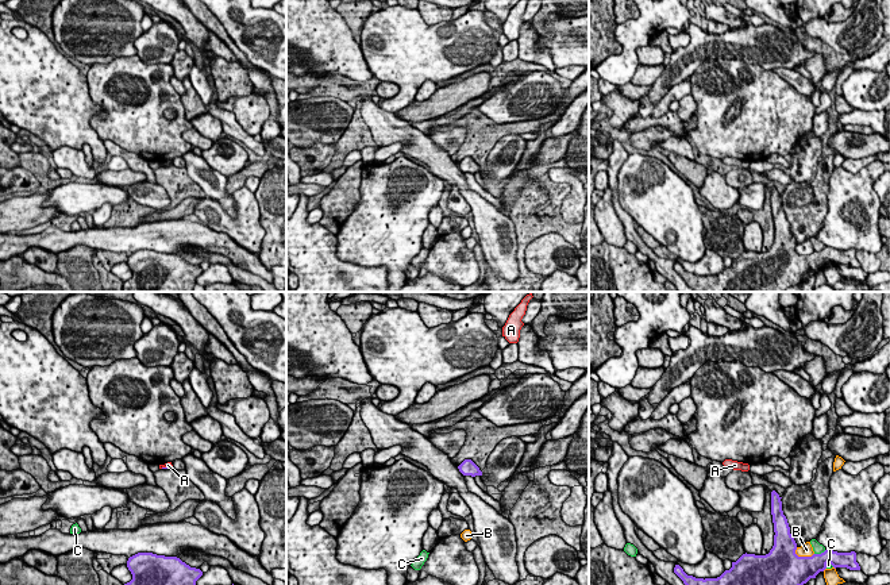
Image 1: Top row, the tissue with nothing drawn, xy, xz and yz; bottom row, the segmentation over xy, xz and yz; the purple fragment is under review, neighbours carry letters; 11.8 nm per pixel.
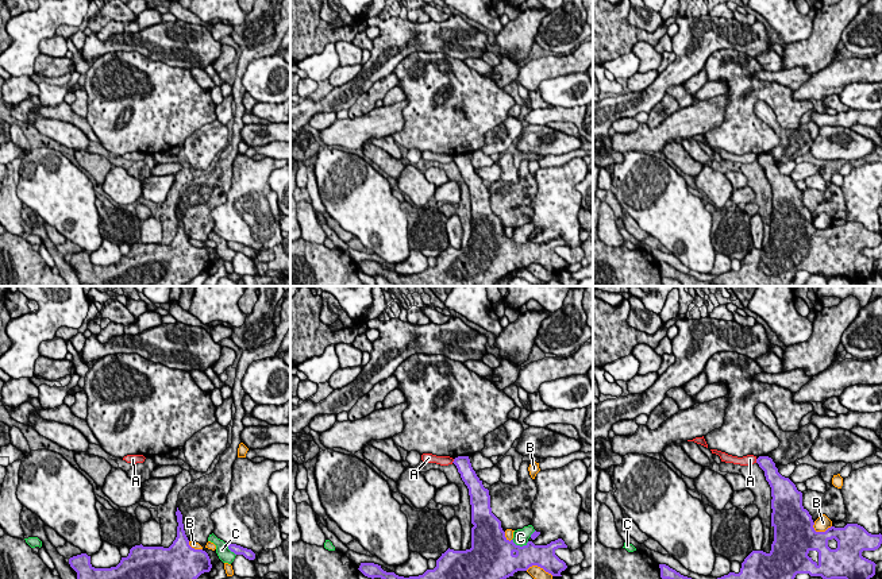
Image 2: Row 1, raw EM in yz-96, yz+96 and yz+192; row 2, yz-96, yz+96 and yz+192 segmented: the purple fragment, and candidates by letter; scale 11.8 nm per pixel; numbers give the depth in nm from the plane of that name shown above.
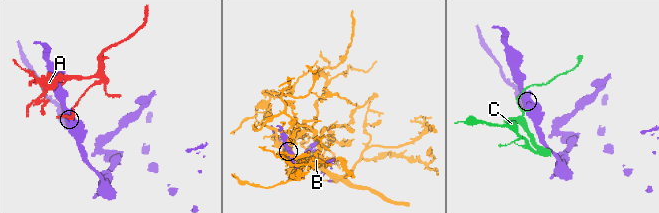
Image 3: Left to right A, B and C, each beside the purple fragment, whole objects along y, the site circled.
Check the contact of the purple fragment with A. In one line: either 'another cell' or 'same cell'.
another cell

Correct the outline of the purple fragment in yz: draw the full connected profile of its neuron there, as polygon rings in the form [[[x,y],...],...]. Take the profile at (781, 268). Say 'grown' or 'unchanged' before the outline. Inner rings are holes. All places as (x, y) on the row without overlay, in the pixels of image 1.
unchanged | [[[771,189],[774,243],[766,253],[743,251],[732,265],[717,276],[687,273],[679,262],[674,270],[694,292],[786,292],[789,288],[816,276],[831,261],[836,265],[860,268],[856,250],[825,247],[812,254],[798,254],[797,240],[782,208],[781,193]]]

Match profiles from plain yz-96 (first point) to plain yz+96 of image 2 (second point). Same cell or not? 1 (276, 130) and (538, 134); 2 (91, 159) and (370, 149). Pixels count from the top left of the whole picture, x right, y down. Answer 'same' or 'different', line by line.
1: same
2: same

